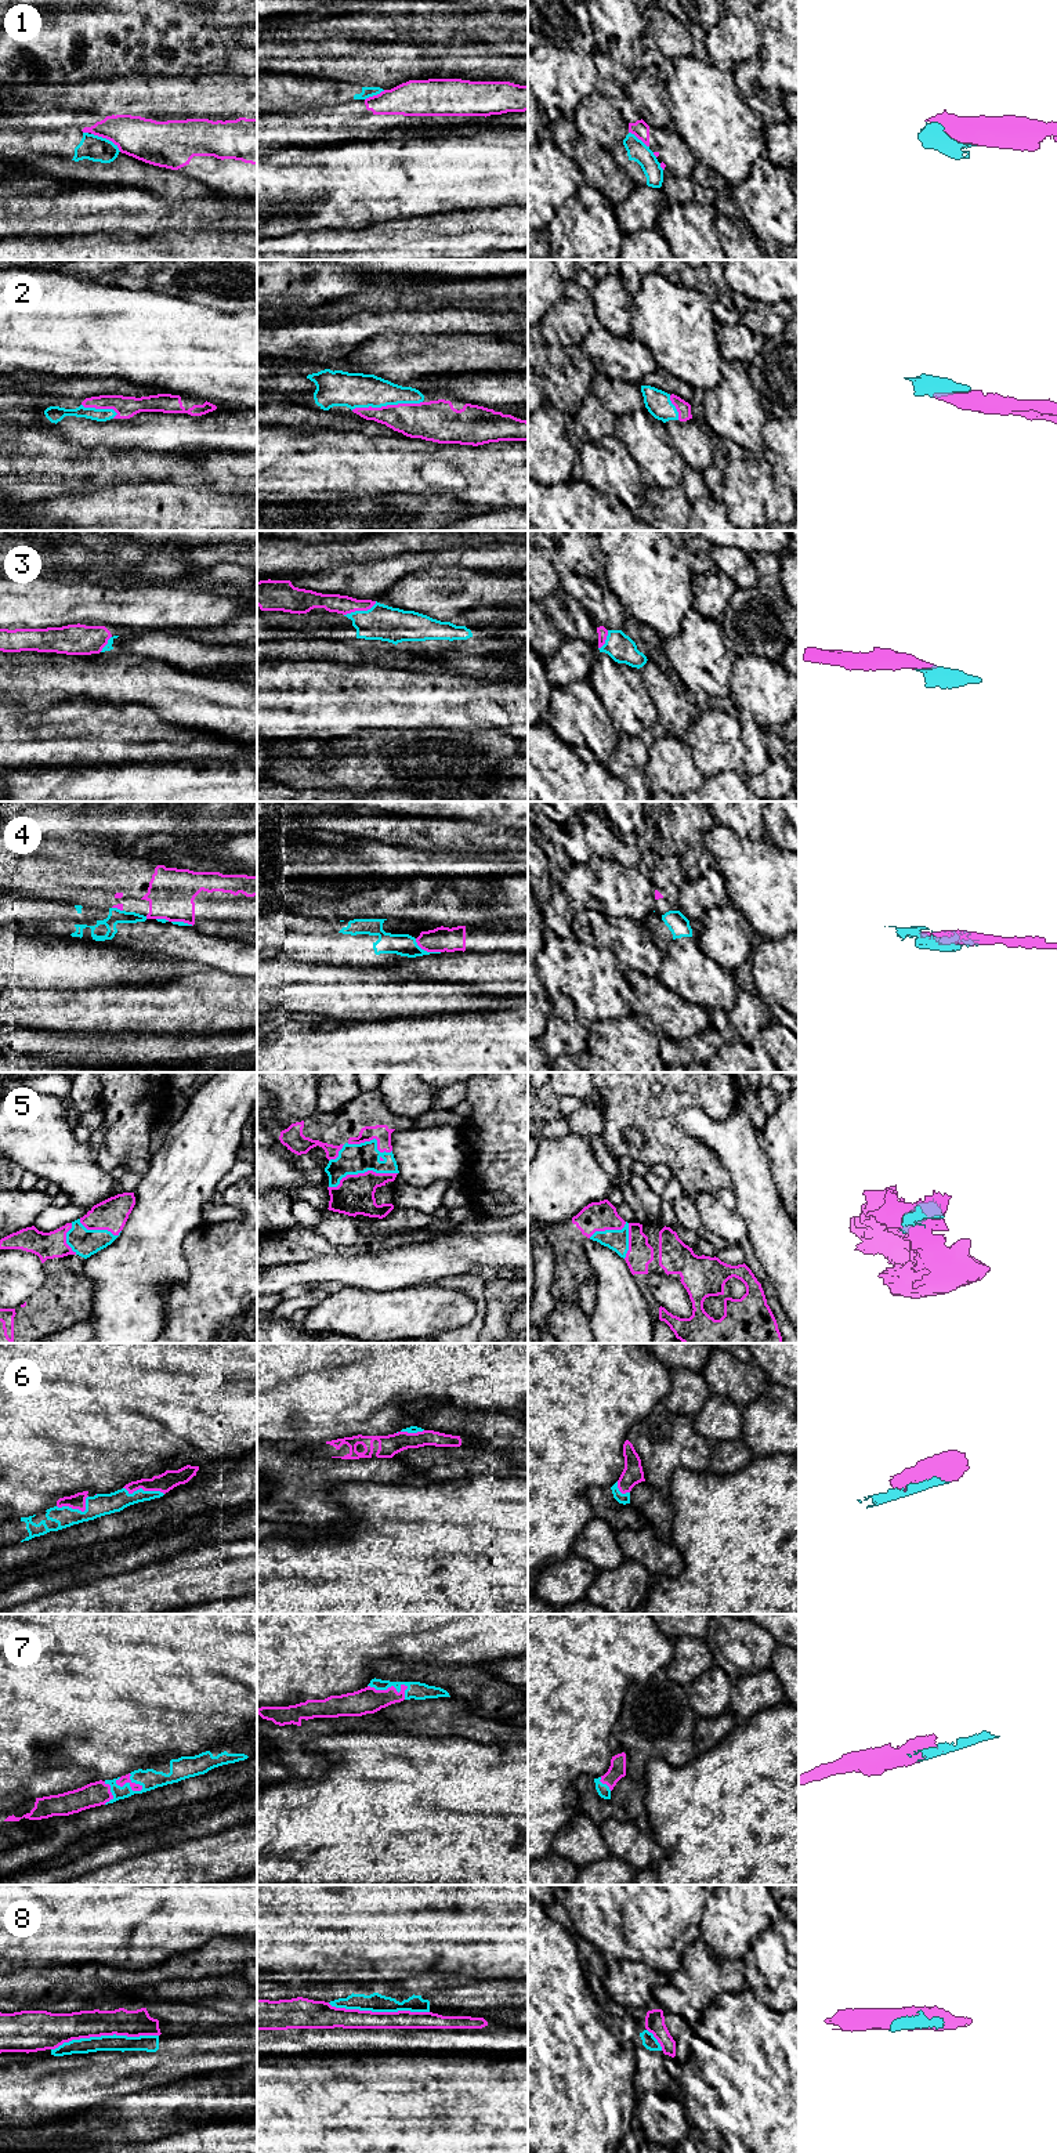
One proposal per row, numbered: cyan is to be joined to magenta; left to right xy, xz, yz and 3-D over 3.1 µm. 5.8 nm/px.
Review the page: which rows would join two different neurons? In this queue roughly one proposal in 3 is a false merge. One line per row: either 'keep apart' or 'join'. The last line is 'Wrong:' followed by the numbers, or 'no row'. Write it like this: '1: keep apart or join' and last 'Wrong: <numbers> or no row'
1: keep apart
2: join
3: join
4: keep apart
5: join
6: join
7: join
8: keep apart
Wrong: 1, 4, 8

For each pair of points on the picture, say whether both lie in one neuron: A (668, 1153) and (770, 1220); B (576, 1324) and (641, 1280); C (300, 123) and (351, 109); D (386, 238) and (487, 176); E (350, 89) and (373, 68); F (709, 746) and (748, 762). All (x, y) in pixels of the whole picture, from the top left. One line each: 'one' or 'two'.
A: two
B: two
C: one
D: two
E: two
F: one

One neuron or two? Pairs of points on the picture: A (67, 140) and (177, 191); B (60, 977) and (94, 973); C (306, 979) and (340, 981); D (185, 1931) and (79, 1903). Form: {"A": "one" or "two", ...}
{"A": "one", "B": "one", "C": "one", "D": "one"}

